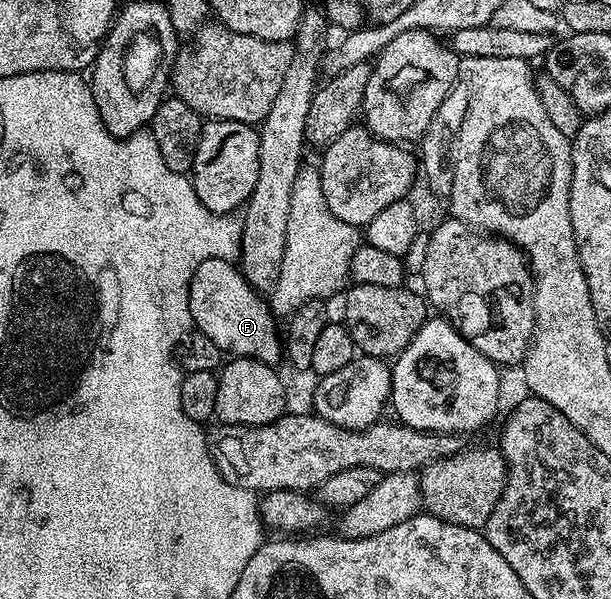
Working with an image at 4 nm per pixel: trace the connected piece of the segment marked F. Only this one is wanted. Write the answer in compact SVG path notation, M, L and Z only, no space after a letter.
M208 258L199 263L189 282L188 309L194 328L226 354L258 359L276 366L283 359L283 341L268 302L250 286L240 268L228 259Z

